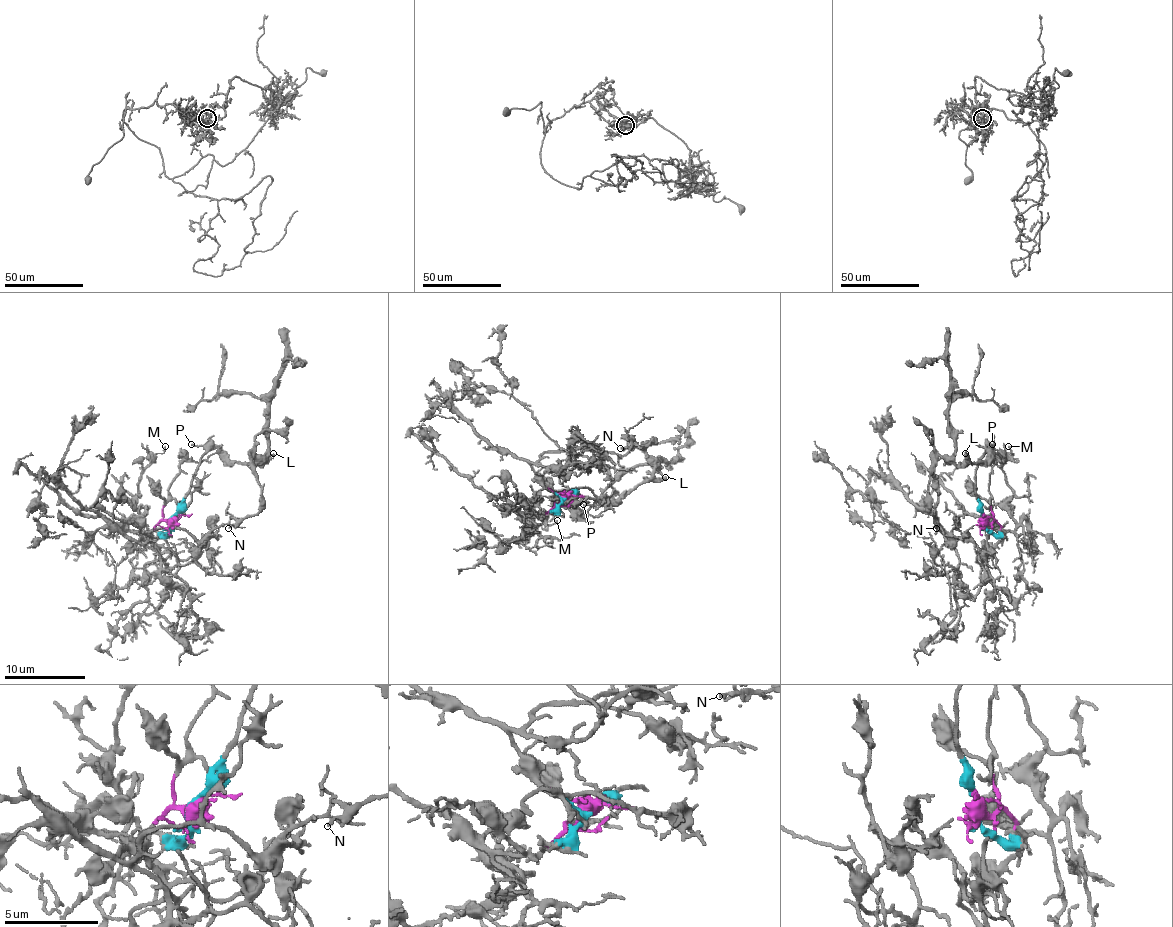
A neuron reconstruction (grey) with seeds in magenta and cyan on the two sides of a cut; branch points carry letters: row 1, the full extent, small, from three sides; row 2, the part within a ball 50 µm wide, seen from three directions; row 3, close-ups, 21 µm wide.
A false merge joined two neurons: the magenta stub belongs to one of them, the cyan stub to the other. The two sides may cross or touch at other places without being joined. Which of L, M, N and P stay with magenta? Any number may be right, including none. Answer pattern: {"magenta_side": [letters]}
{"magenta_side": ["M"]}

